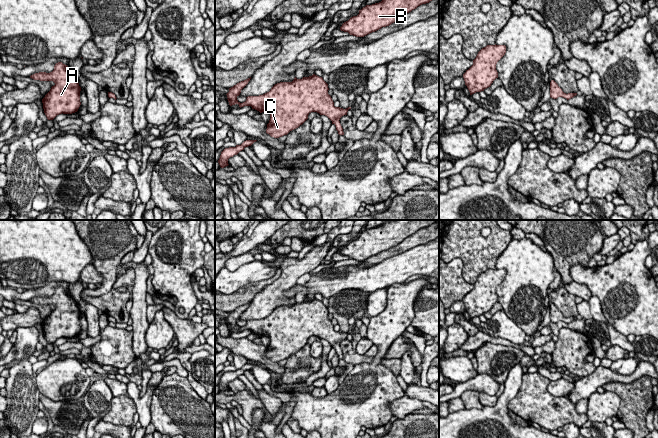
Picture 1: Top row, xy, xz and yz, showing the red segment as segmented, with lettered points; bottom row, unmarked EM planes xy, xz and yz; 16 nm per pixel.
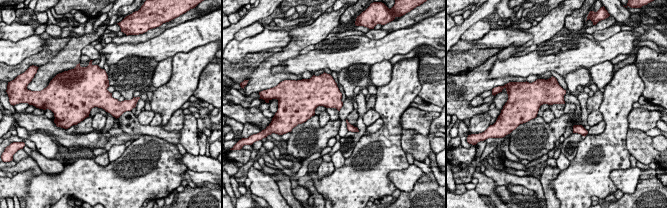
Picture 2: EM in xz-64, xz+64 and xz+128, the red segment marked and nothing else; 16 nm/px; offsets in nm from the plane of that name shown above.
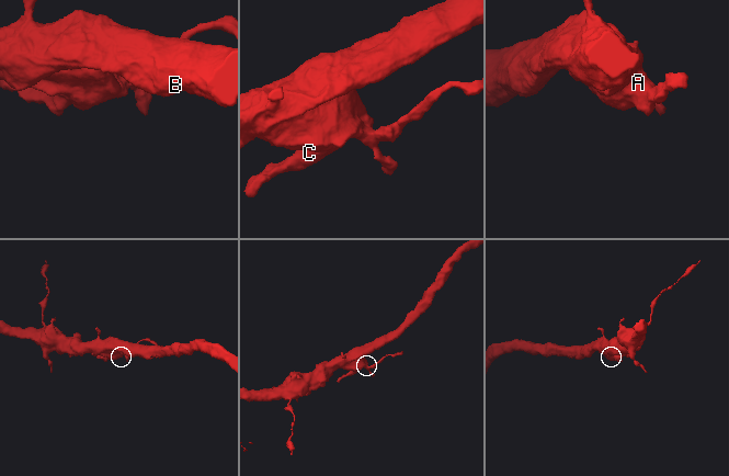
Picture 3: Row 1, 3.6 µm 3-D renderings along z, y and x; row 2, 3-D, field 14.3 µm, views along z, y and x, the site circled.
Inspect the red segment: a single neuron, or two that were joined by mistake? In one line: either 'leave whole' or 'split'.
leave whole

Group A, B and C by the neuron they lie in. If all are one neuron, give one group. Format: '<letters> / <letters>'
A B C

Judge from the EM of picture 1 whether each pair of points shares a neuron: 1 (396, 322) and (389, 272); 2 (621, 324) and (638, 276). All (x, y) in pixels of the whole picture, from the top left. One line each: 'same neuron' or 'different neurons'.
1: different neurons
2: same neuron

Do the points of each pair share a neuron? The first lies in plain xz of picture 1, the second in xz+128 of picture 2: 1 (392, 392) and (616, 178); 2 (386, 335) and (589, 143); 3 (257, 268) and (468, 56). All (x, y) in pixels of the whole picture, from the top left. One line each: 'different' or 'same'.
1: different
2: same
3: different

